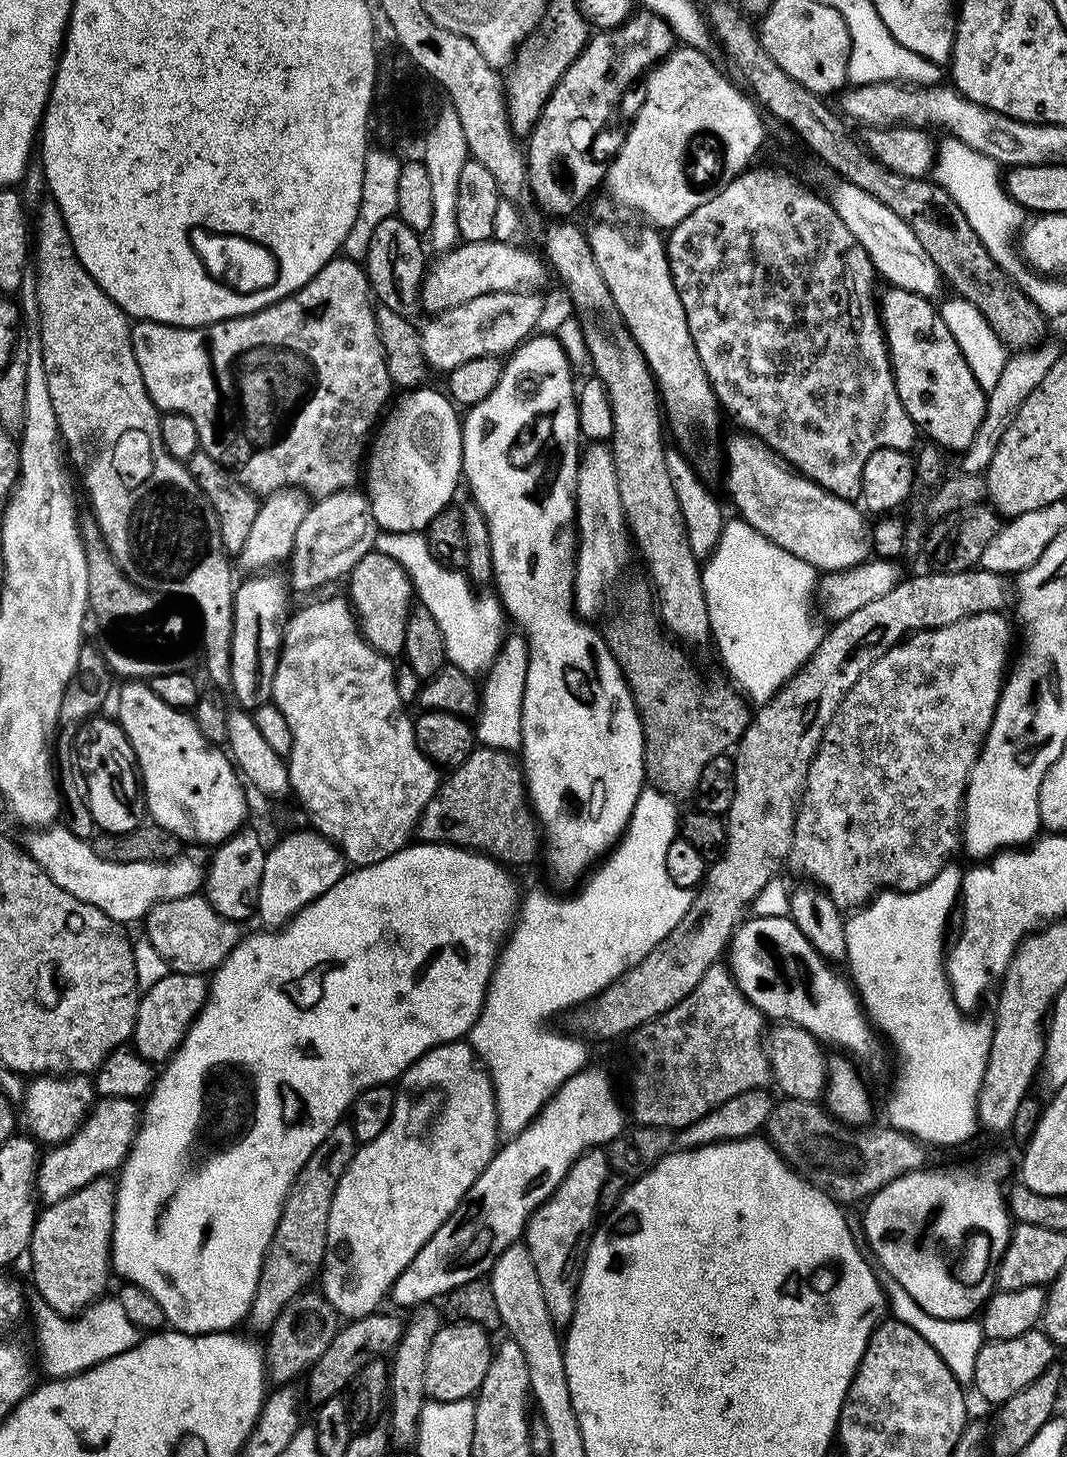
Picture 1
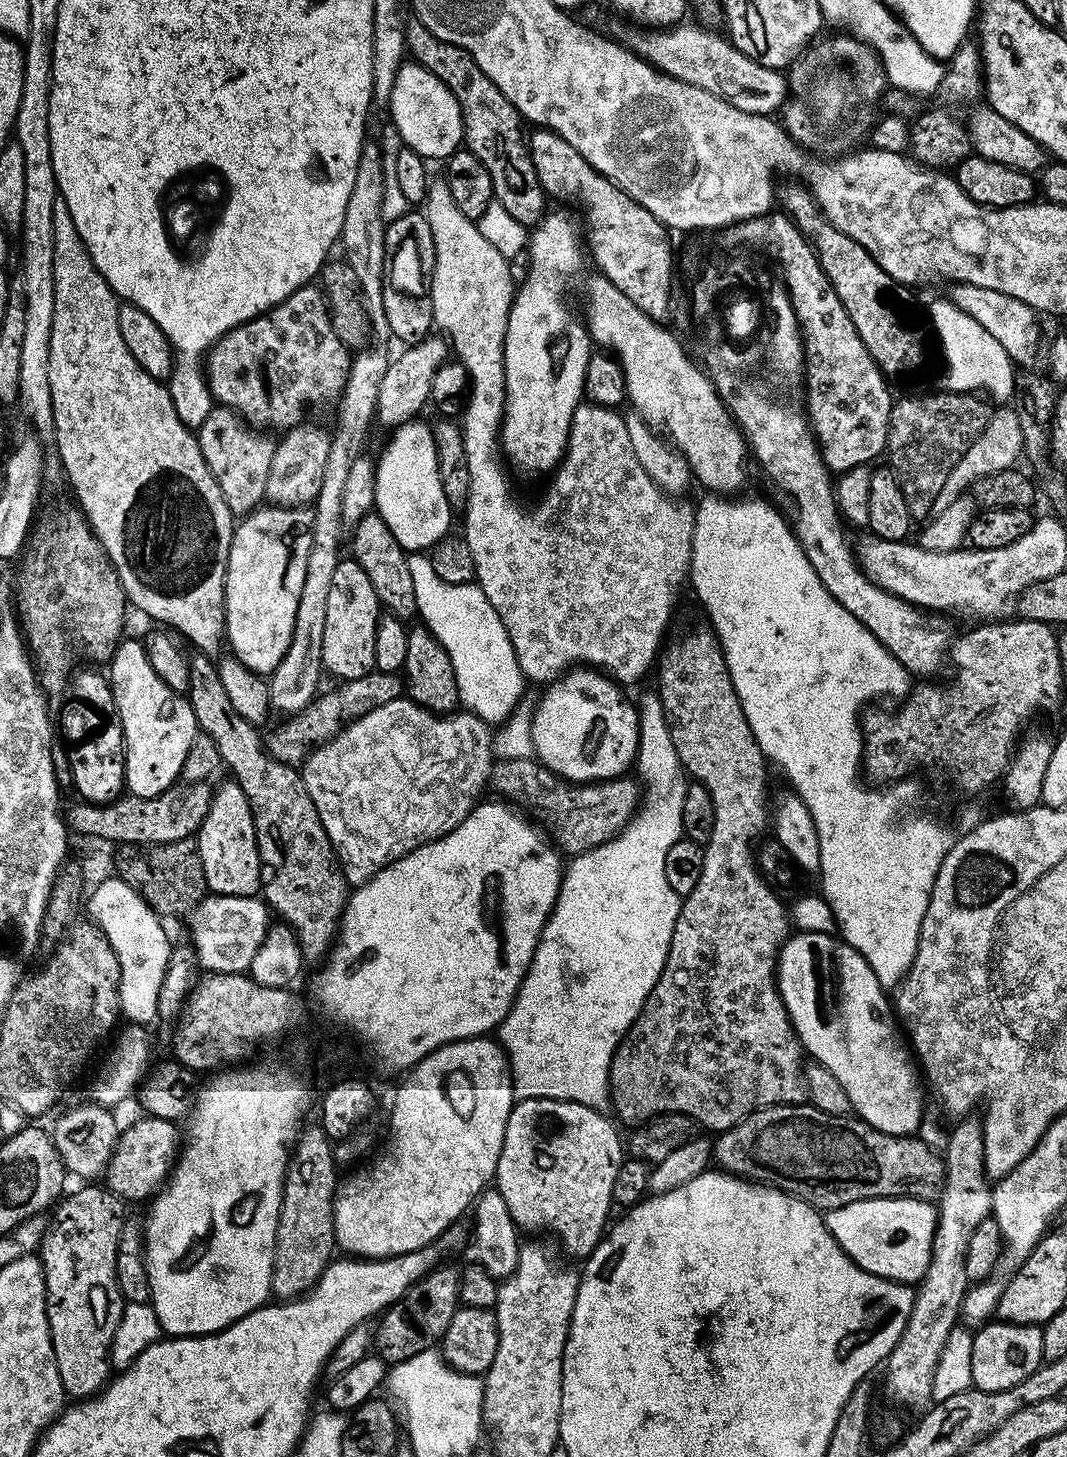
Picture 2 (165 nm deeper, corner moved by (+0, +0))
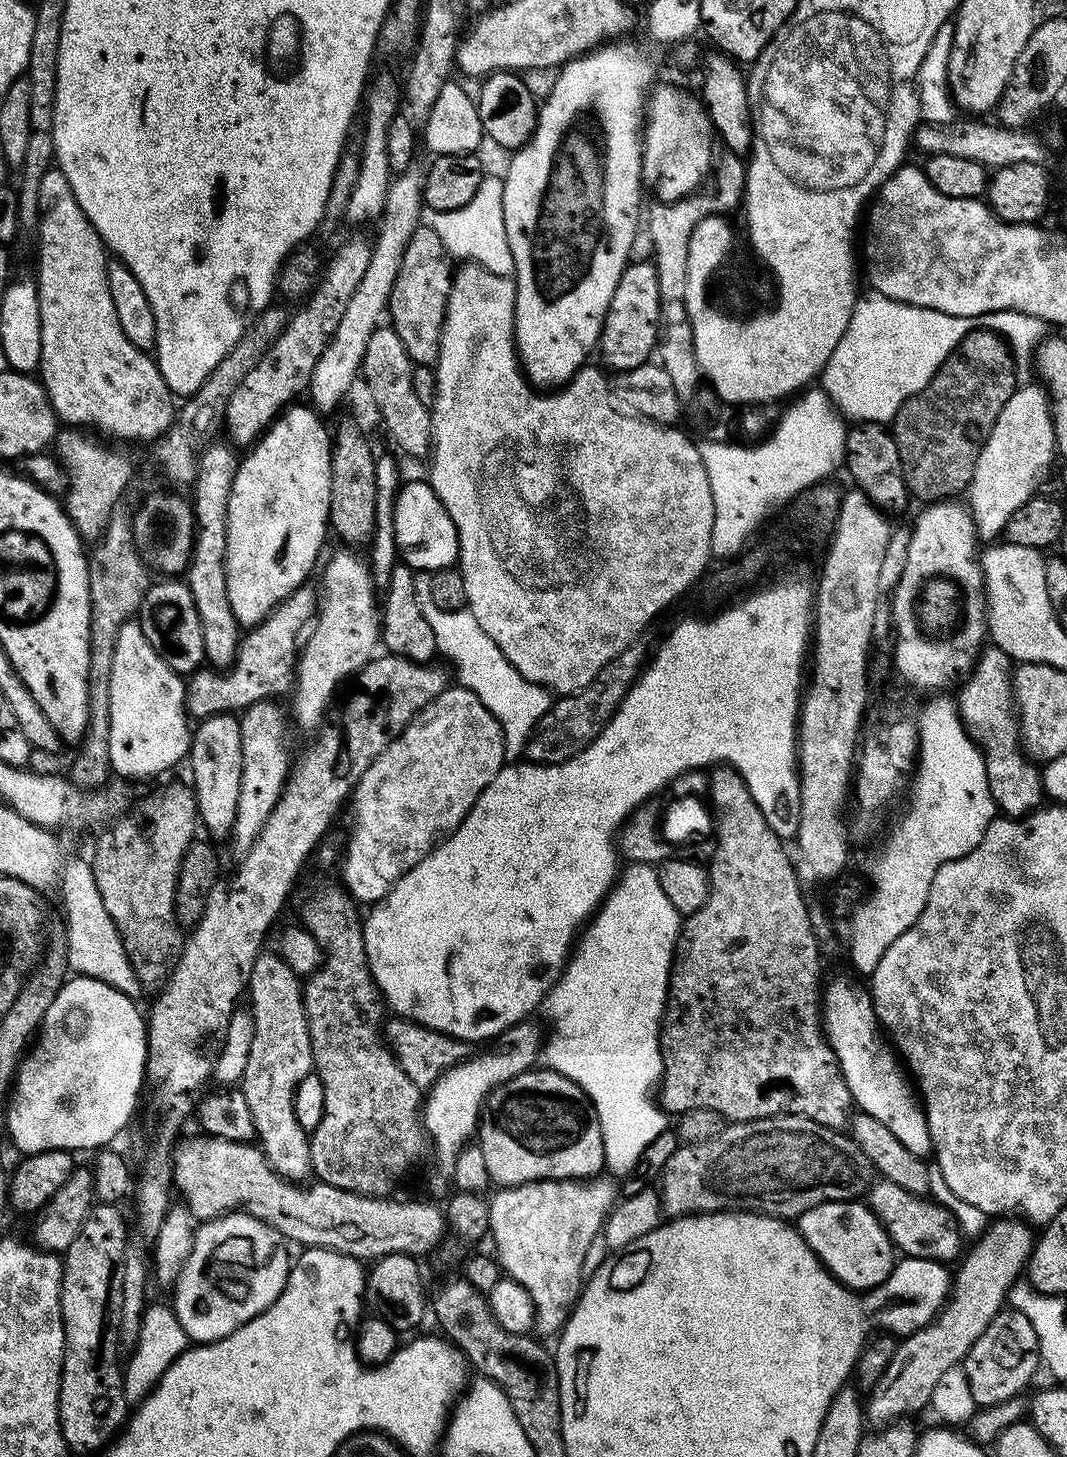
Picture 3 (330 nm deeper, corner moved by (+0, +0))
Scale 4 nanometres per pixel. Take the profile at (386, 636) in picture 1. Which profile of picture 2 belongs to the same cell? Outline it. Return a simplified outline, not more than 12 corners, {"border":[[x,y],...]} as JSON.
{"border":[[341,558],[326,598],[320,662],[337,681],[374,671],[382,605]]}

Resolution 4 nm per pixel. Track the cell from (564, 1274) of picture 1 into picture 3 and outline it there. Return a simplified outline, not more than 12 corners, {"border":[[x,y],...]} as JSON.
{"border":[[537,1066],[493,1090],[478,1143],[493,1185],[605,1171],[600,1120]]}

